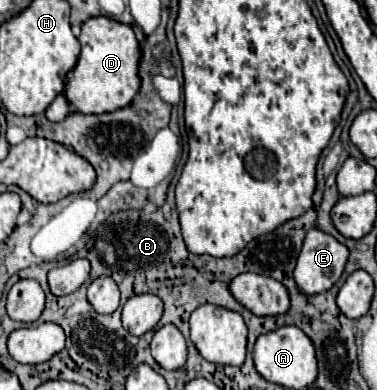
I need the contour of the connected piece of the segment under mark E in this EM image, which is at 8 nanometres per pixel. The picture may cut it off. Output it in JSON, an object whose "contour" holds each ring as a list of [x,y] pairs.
{"contour":[[[316,227],[310,229],[294,269],[294,279],[300,291],[306,295],[328,291],[340,279],[348,253],[348,247],[338,243],[332,235]]]}

